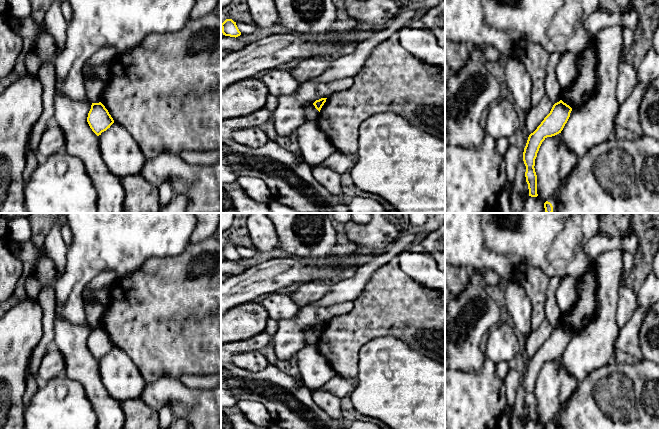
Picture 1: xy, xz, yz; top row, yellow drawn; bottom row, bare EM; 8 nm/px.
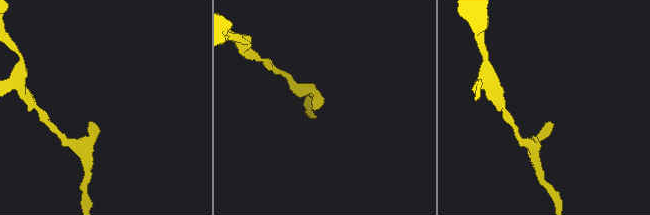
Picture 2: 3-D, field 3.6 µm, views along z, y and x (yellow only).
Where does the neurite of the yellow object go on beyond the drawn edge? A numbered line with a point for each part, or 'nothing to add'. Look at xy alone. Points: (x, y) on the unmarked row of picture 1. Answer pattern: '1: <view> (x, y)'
nothing to add

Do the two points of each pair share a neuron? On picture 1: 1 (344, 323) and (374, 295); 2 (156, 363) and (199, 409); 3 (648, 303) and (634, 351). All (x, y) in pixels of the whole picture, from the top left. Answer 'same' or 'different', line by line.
1: same
2: different
3: same

